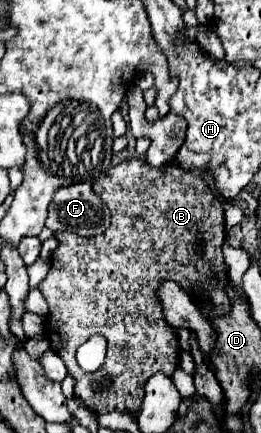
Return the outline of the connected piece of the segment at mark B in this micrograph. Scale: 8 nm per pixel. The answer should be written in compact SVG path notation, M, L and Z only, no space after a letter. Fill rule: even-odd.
M138 158L124 160L112 166L110 170L102 172L92 182L92 188L94 194L102 198L102 202L106 202L106 206L110 208L112 214L110 228L102 236L94 236L94 238L84 238L70 232L56 234L60 246L52 254L52 268L48 276L38 286L48 304L44 330L52 350L64 360L70 376L76 382L74 396L80 398L88 410L92 410L94 414L104 414L118 408L136 414L140 408L146 380L156 372L164 372L166 376L172 376L174 368L178 366L178 350L180 350L178 338L172 326L166 324L160 300L156 296L160 282L174 280L191 297L202 292L202 296L214 302L214 314L226 314L226 310L230 310L230 300L224 290L226 264L222 258L222 242L226 236L224 210L216 194L200 176L190 174L180 166L172 166L166 172L160 172L158 168L152 168ZM198 236L202 240L202 252L194 248ZM214 274L220 276L220 284L216 286L212 284ZM92 334L102 334L108 338L108 354L100 370L88 374L76 364L74 352ZM108 378L110 378L110 386L100 388L100 384Z

